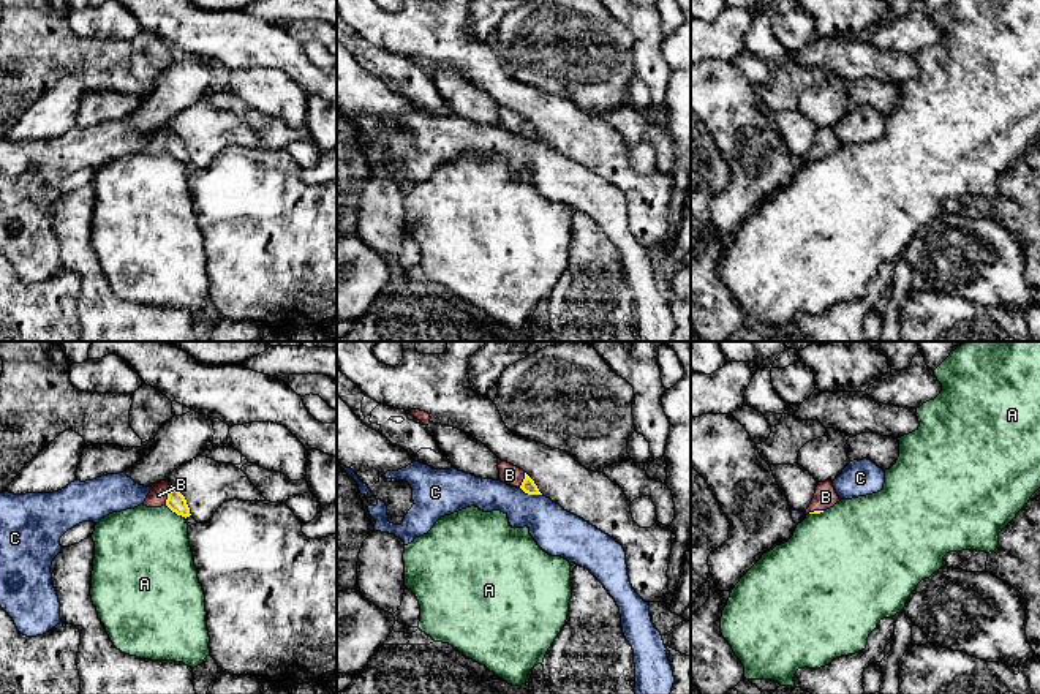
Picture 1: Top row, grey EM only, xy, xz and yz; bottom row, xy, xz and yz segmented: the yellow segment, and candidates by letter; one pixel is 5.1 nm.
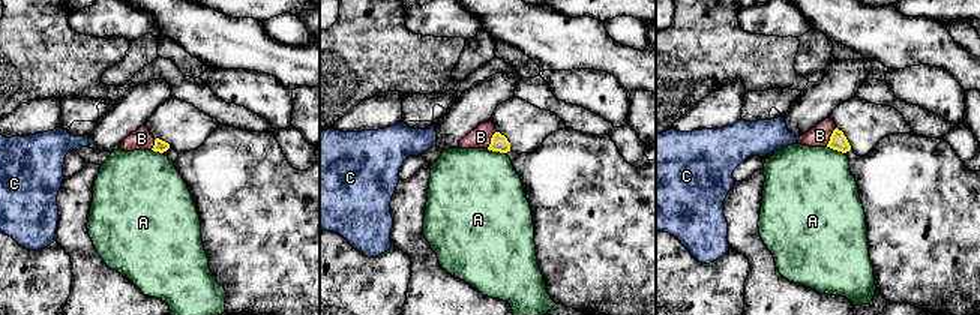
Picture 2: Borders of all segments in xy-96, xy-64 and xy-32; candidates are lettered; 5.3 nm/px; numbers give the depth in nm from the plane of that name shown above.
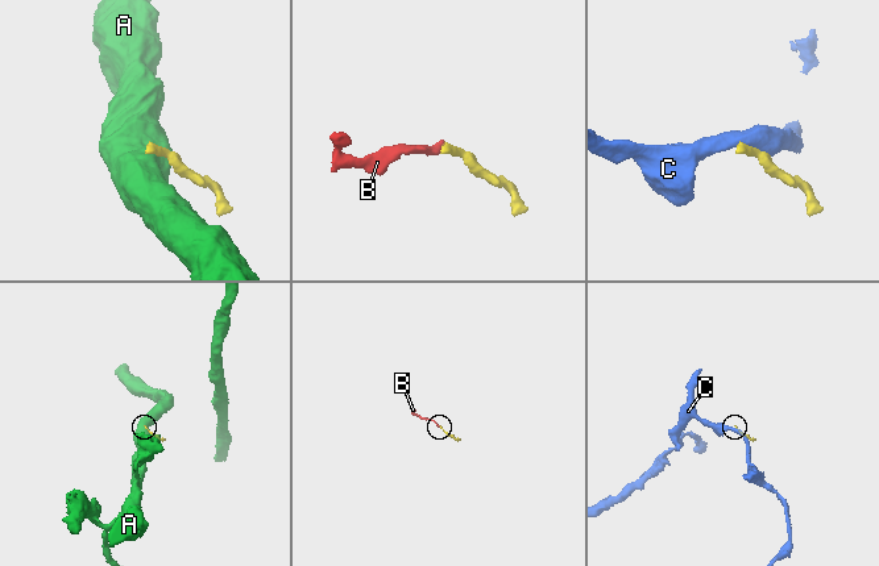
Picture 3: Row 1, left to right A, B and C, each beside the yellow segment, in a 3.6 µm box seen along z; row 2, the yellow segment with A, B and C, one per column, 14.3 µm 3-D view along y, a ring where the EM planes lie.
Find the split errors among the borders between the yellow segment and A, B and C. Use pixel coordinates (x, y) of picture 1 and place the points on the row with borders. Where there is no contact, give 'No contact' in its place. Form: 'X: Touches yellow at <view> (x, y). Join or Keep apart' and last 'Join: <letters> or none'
A: Touches yellow at xy (176, 512). Keep apart
B: Touches yellow at xy (168, 495). Join
C: Touches yellow at xz (531, 494). Keep apart
Join: B

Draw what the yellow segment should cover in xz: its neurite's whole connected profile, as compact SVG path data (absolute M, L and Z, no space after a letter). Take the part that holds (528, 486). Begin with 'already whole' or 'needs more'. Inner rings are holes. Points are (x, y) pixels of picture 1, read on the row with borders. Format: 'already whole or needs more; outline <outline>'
needs more; outline M498 460L498 470L501 482L522 488L528 495L542 495L534 481L523 470L501 460Z

